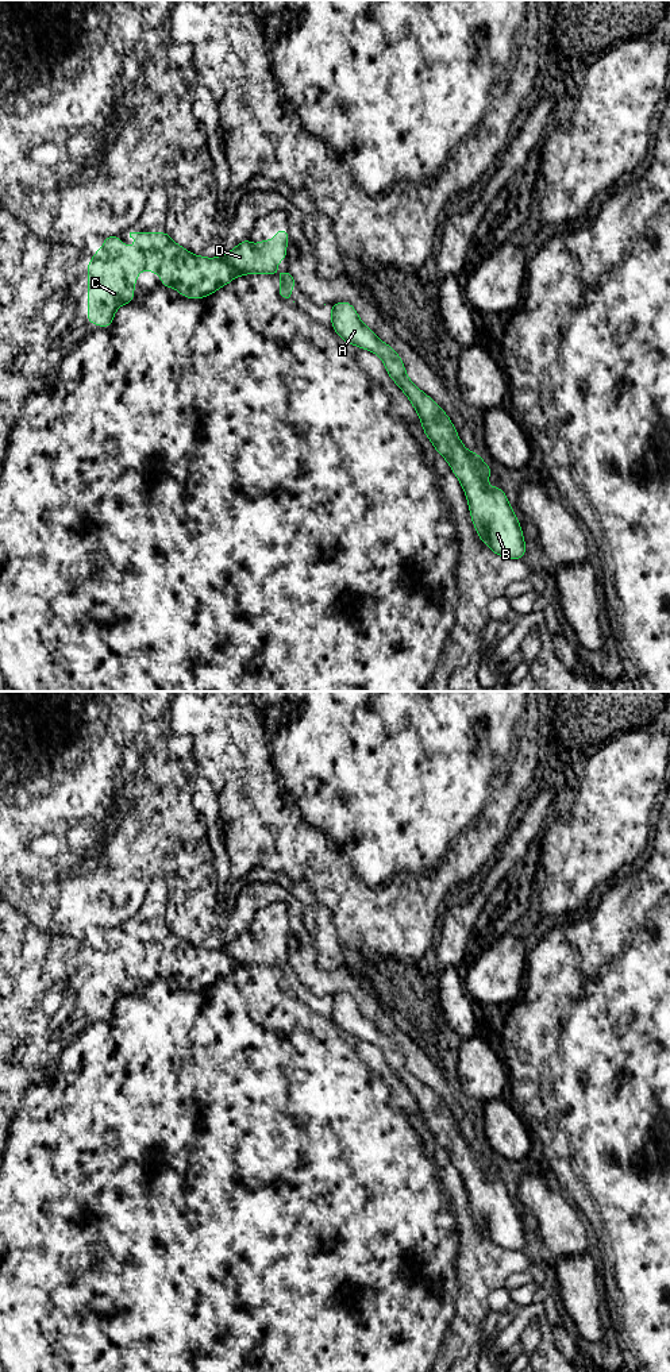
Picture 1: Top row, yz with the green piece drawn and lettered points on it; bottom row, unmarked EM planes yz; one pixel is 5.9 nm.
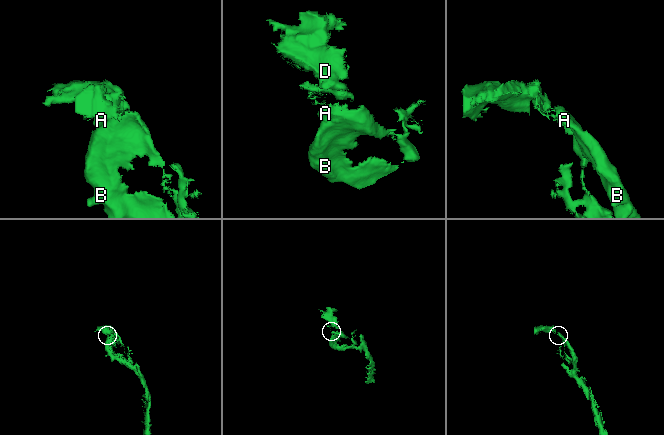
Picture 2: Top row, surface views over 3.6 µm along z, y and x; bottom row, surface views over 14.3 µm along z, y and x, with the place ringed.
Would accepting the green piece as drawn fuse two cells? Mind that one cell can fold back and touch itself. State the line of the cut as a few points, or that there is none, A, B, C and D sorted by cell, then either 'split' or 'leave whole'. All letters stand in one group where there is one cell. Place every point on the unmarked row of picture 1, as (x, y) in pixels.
cut in yz along (334, 997), (334, 1009), (331, 1012); A B / C D; split

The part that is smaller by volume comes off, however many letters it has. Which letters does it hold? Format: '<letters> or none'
C, D

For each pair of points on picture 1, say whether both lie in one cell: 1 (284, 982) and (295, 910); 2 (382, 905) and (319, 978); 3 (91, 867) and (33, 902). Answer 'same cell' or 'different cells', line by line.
1: different cells
2: different cells
3: same cell

